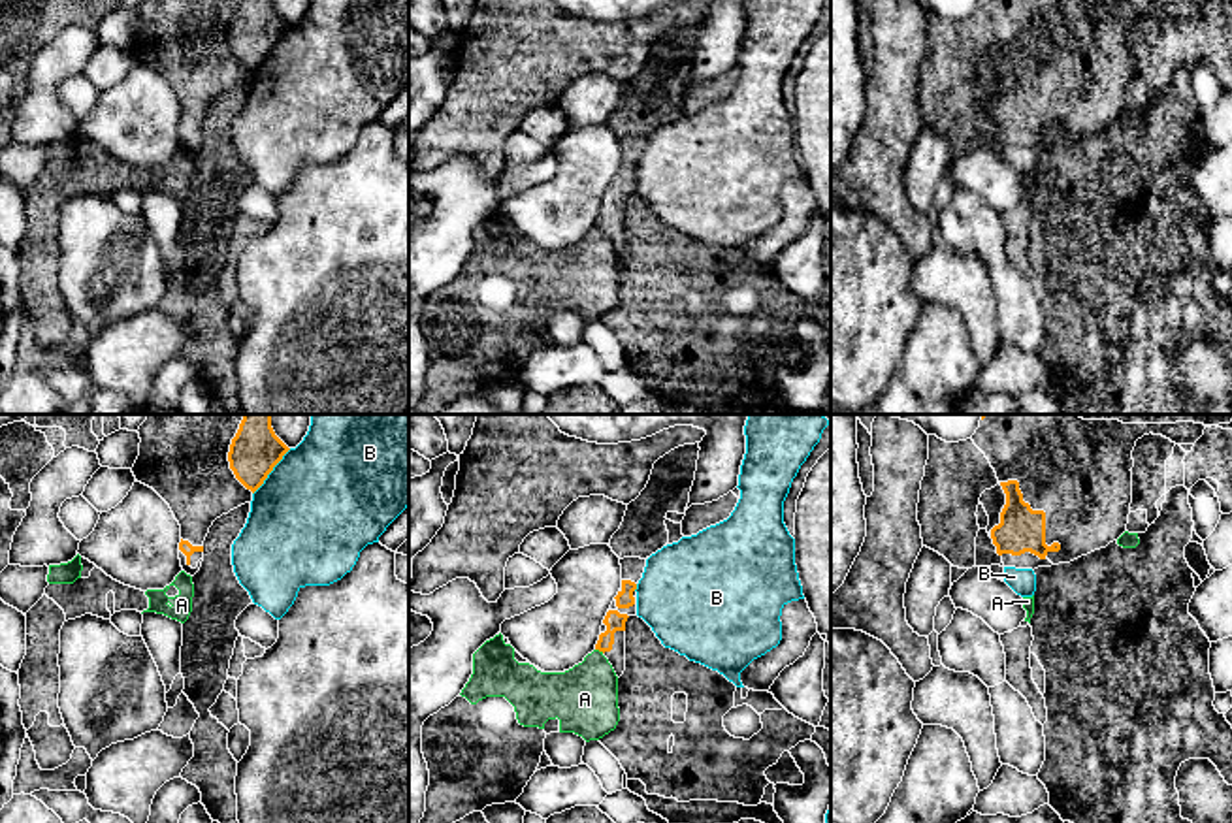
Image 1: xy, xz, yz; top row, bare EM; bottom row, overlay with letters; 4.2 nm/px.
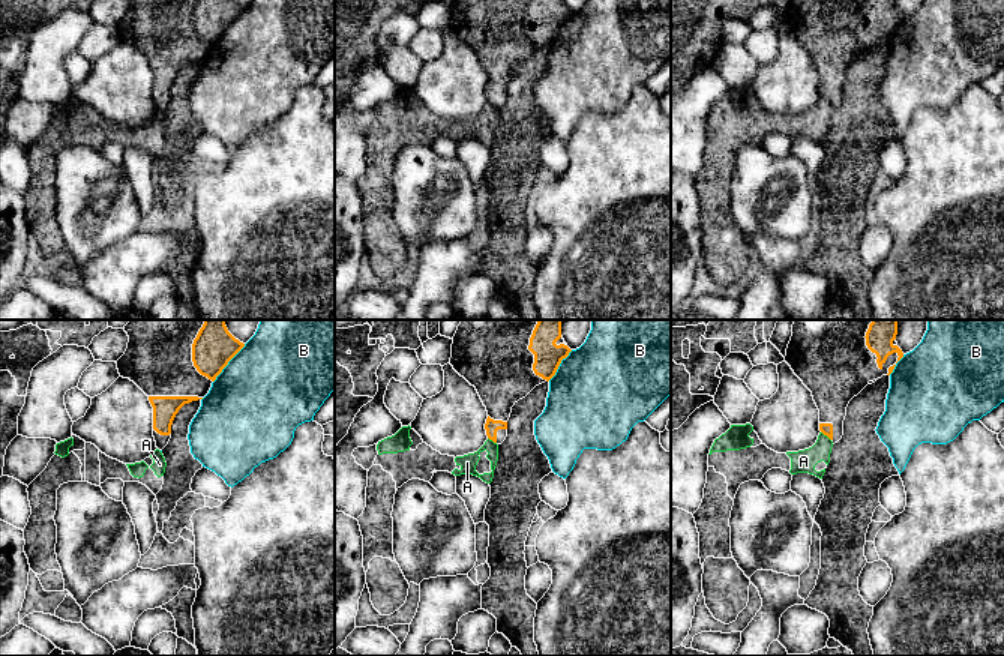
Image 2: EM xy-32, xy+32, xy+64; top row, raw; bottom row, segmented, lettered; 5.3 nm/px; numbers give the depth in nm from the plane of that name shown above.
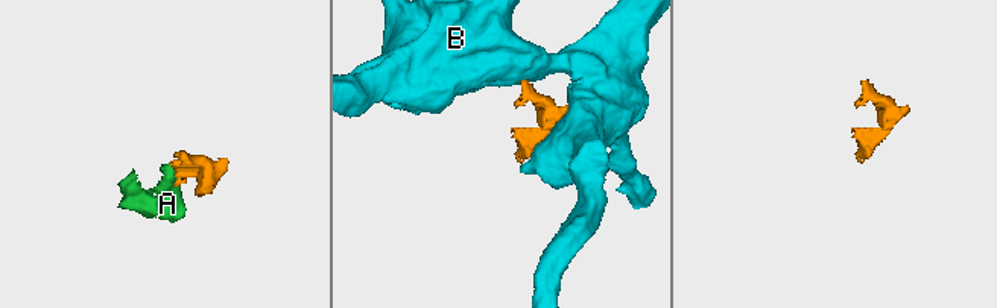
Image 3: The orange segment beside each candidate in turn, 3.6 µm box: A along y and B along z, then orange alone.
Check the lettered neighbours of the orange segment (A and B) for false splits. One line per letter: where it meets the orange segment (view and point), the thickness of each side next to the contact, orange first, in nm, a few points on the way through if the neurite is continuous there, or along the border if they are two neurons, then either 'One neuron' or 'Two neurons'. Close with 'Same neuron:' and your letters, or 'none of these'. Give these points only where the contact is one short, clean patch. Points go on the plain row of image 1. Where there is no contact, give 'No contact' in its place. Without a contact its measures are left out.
A: Touches orange at xz (599, 228). Thickness 80 nm (orange) against 280 nm. Boundary: xz (596, 226), (603, 230). Two neurons
B: Touches orange at xy (272, 48). Thickness 220 nm (orange) against 500 nm. Two neurons
Same neuron: none of these

